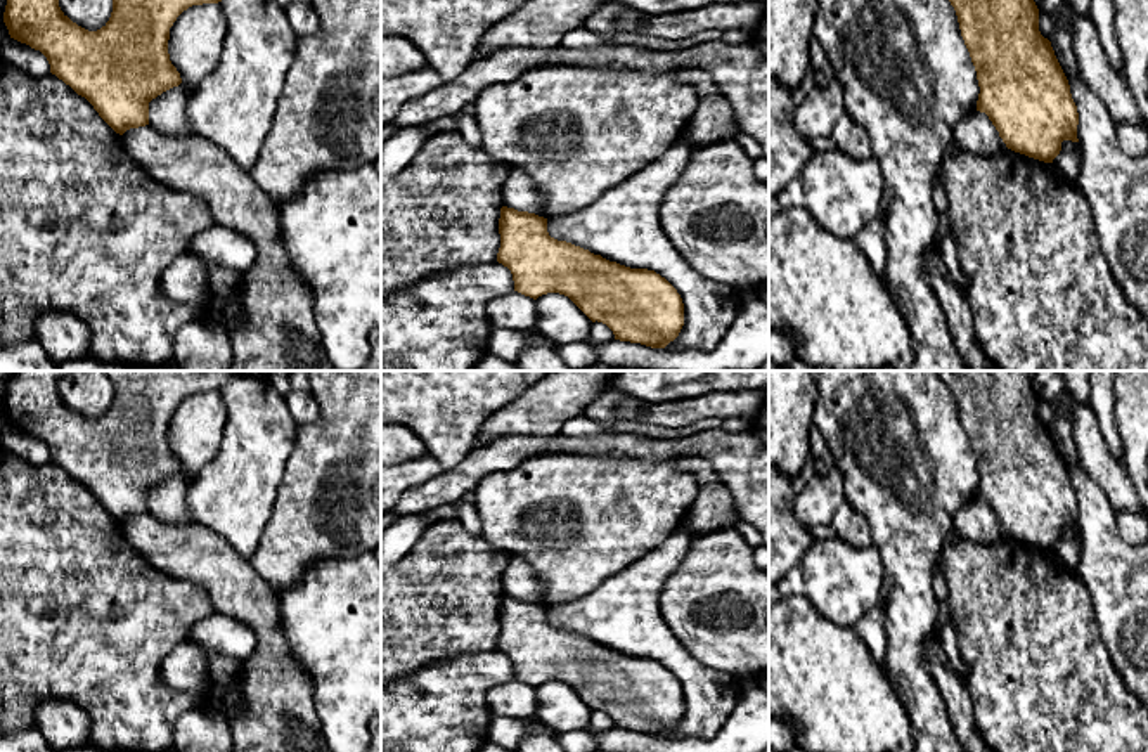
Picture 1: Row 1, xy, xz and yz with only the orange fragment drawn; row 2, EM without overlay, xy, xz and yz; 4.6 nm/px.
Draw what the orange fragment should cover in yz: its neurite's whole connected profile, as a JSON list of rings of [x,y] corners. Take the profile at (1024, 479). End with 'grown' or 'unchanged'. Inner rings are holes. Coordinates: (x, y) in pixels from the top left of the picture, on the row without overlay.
[[[938,371],[956,399],[961,425],[980,475],[977,499],[985,501],[1008,537],[1053,551],[1063,528],[1079,530],[1079,501],[1051,430],[1039,419],[1030,371]]]; unchanged

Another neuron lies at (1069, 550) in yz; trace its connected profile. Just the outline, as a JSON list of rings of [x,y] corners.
[[[1063,528],[1060,542],[1053,548],[1053,553],[1072,570],[1079,570],[1082,558],[1082,535],[1079,530]]]

